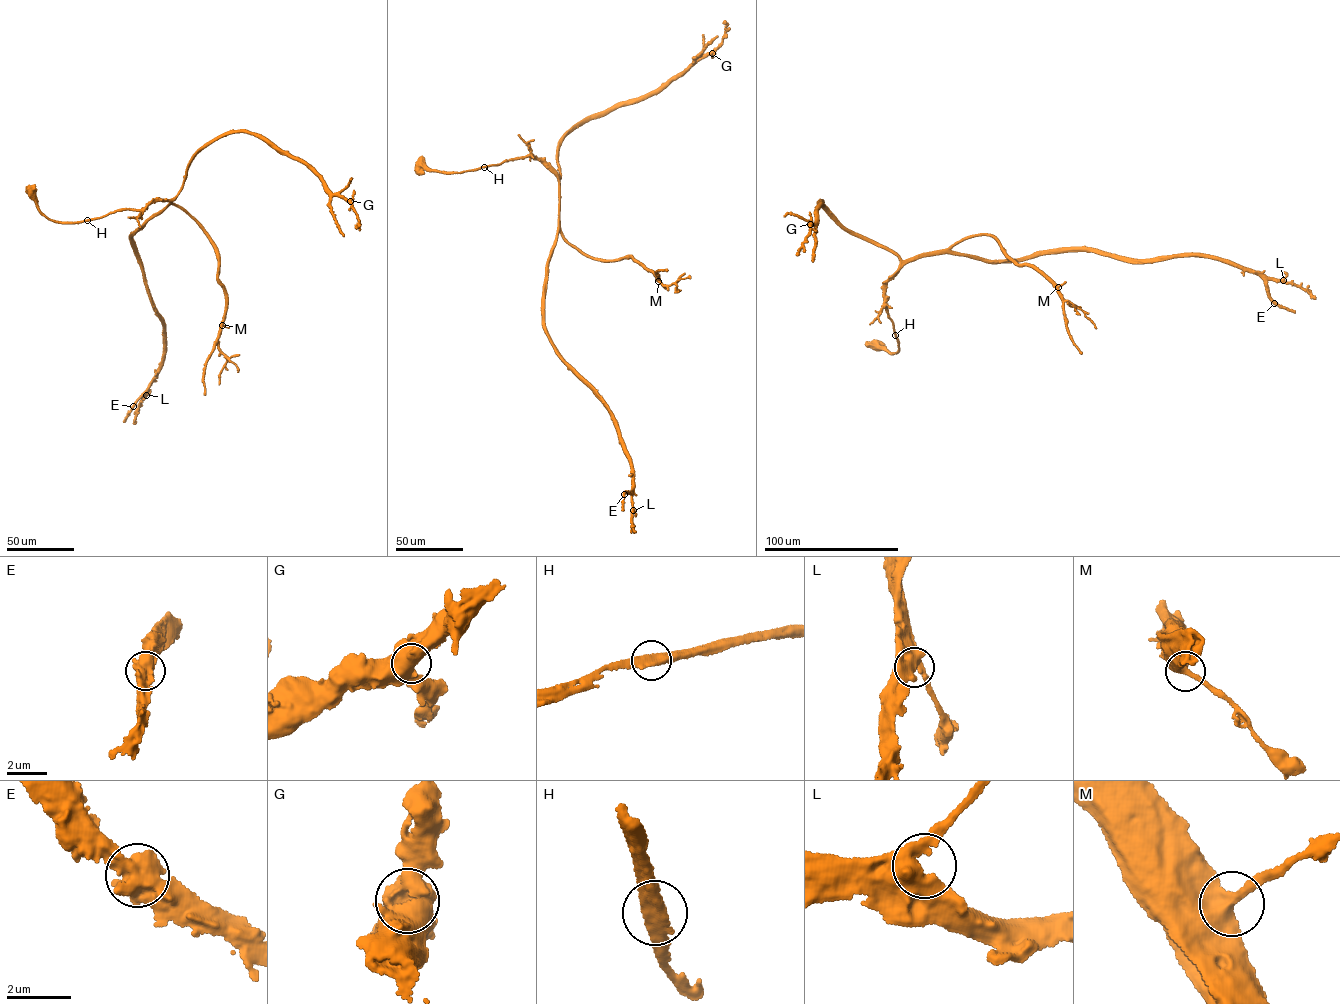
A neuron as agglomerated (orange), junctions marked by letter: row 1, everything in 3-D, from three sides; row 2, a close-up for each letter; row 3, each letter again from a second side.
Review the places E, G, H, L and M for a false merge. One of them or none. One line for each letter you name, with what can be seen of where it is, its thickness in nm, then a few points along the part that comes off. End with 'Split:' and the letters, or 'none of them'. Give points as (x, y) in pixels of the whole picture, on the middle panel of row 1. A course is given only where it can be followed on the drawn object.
Split: none of them

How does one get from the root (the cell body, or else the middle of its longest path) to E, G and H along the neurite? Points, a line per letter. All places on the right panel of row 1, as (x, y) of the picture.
E: (874, 344), (899, 348), (888, 280), (945, 253), (1201, 256), (1259, 273), (1274, 303)
G: (874, 344), (892, 352), (899, 348), (884, 295), (898, 256), (842, 228), (822, 200), (818, 220), (810, 224)
H: (874, 344), (896, 353), (899, 347), (895, 335)

